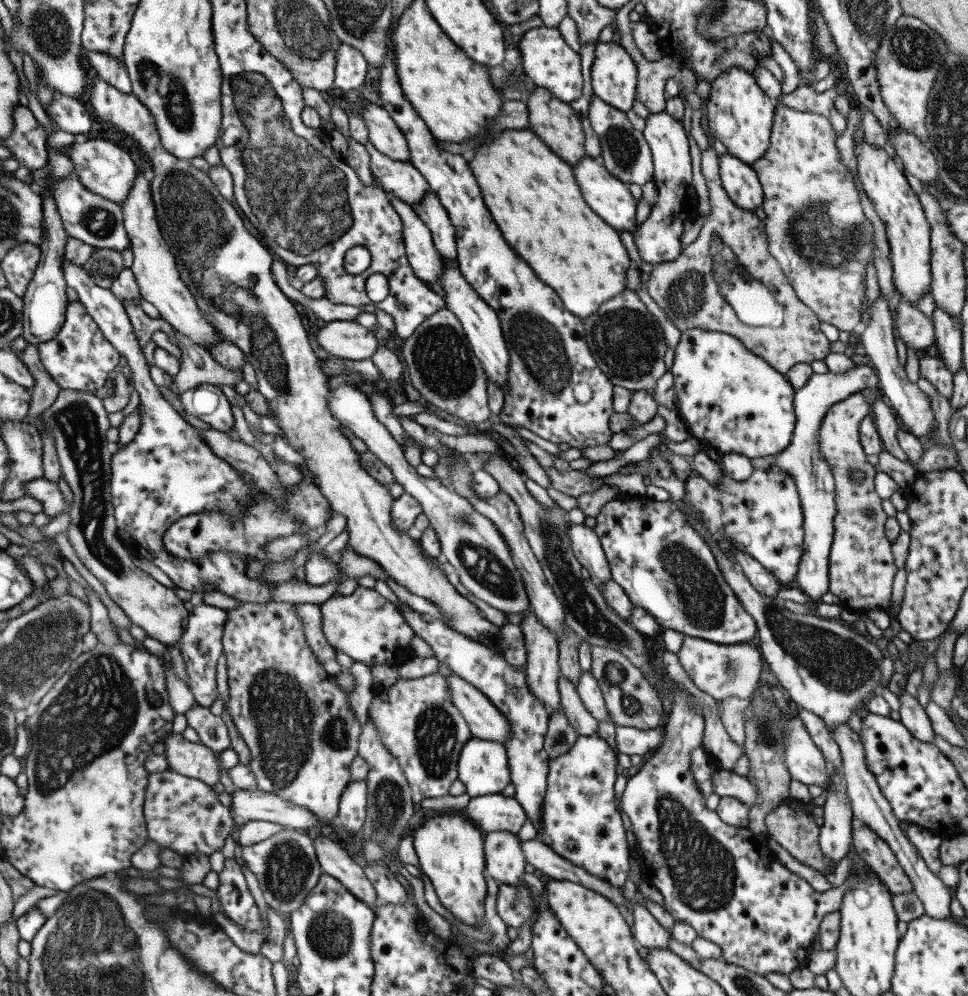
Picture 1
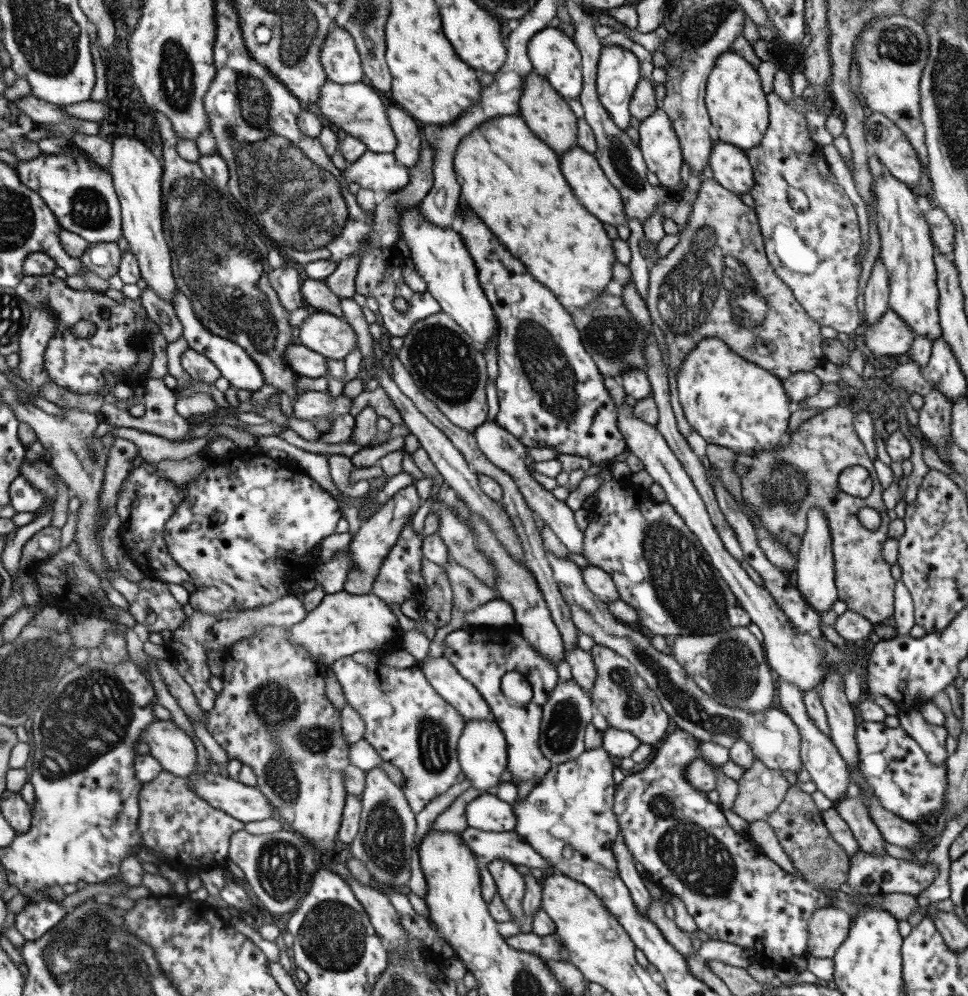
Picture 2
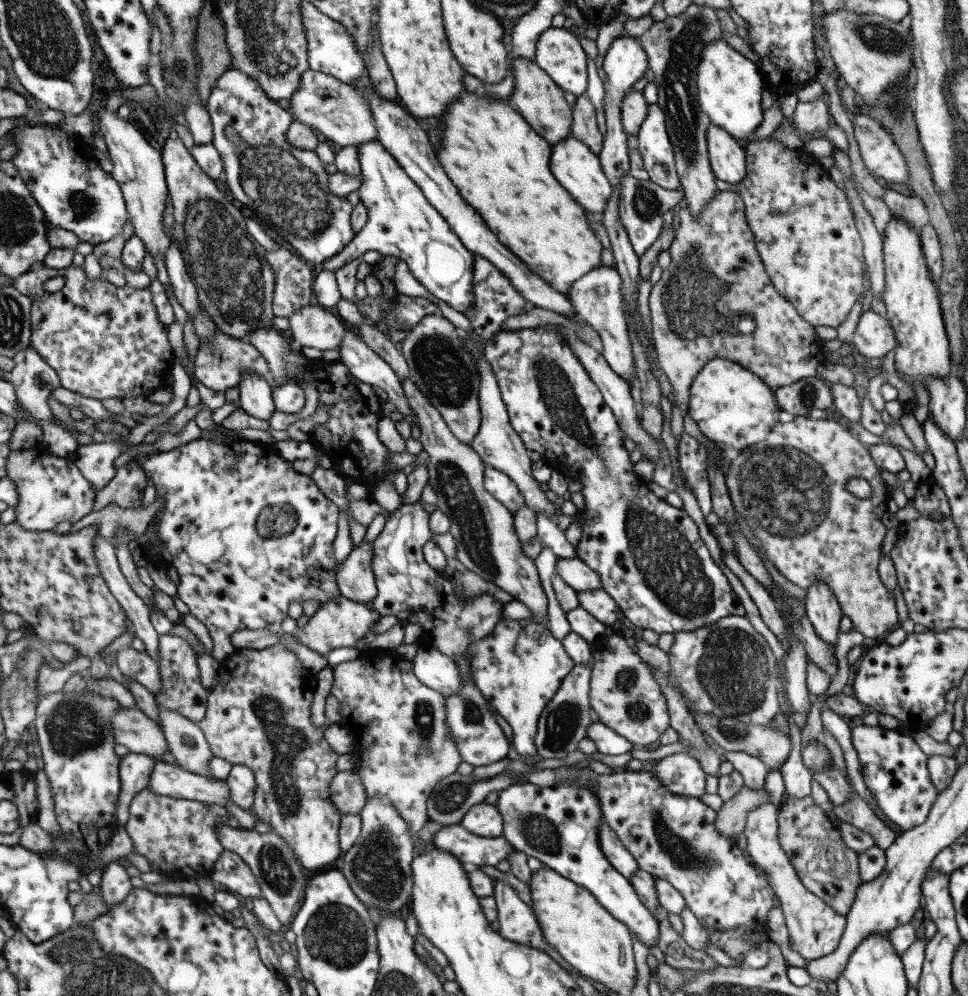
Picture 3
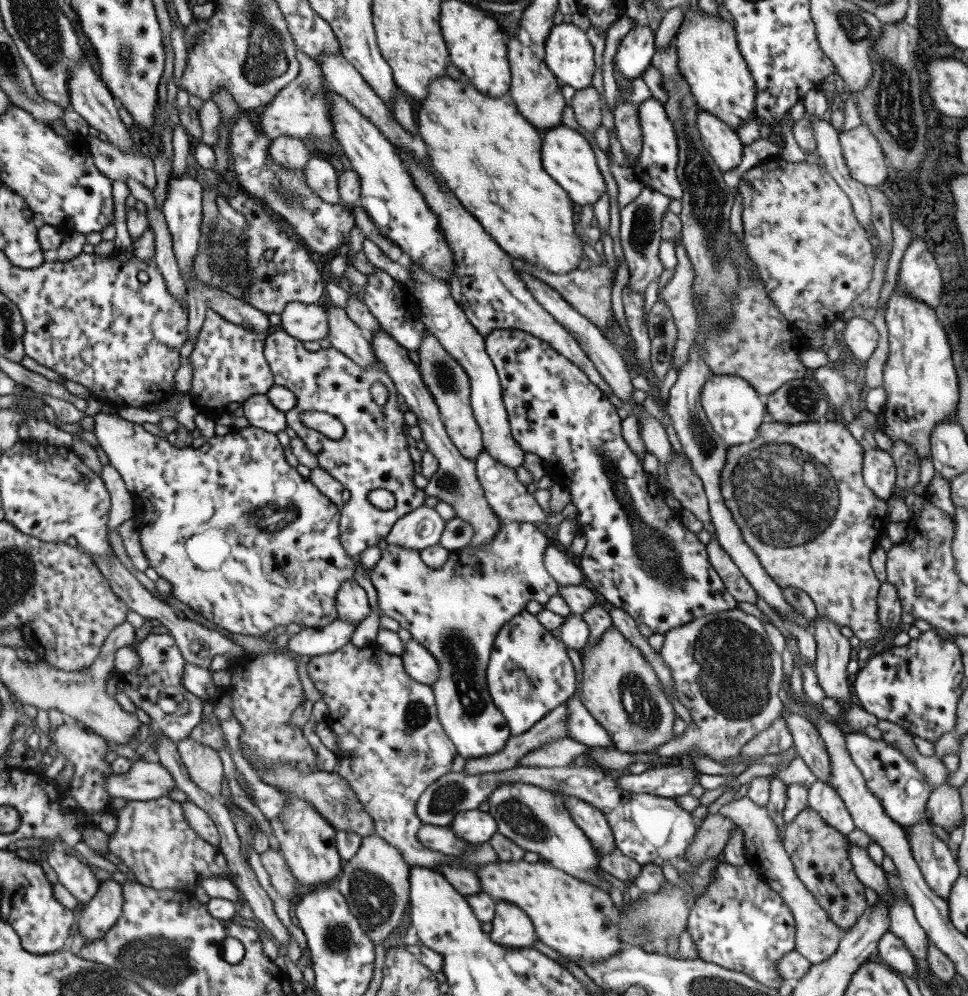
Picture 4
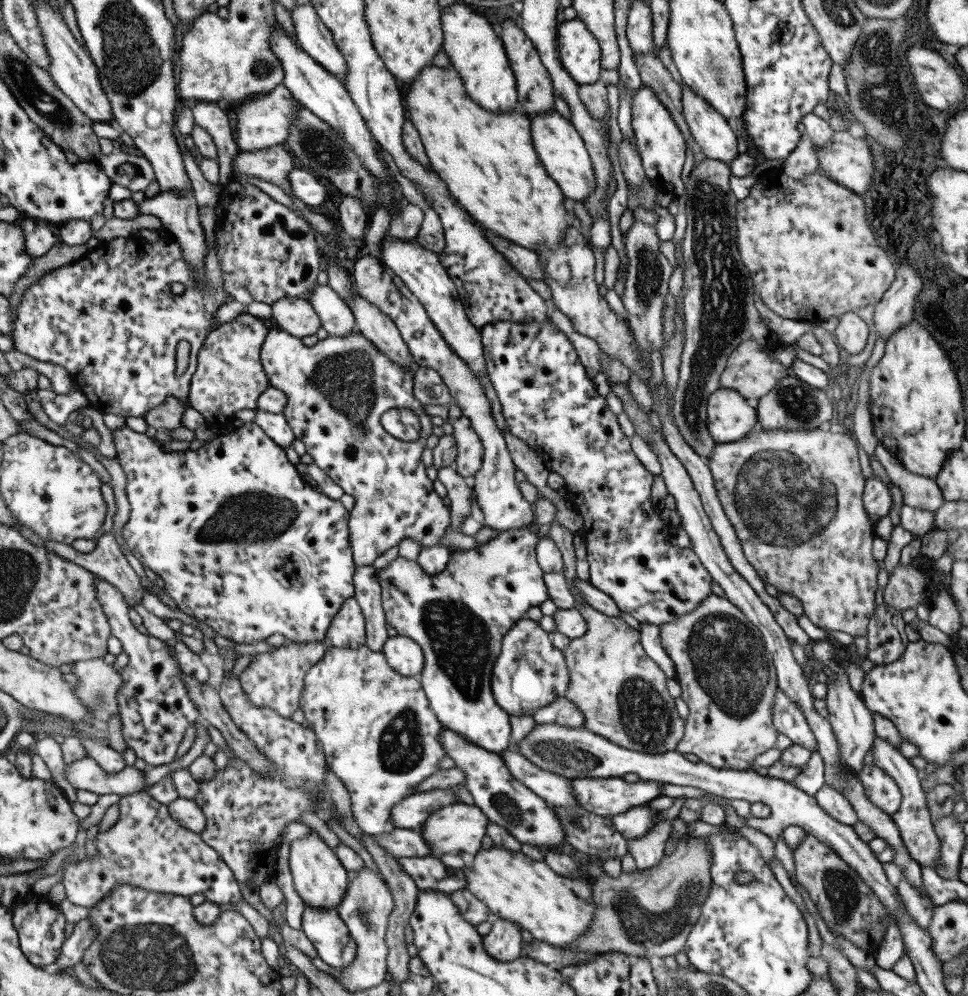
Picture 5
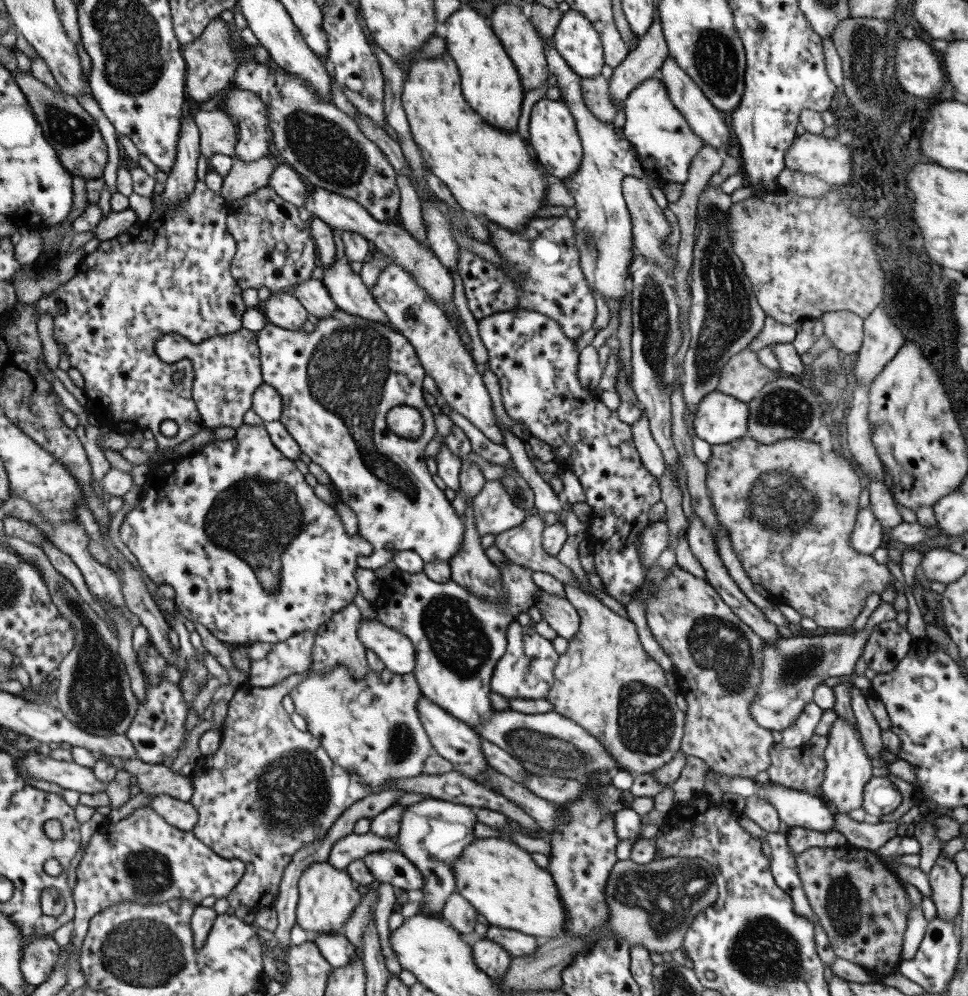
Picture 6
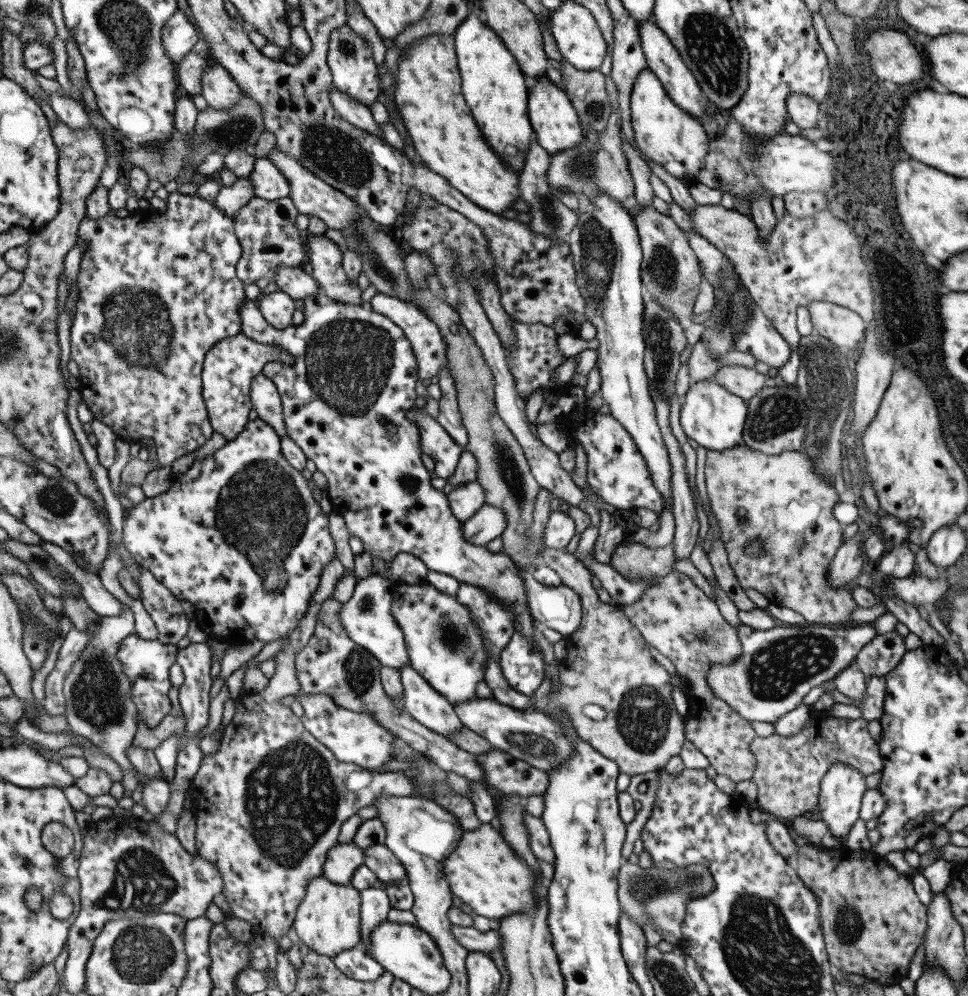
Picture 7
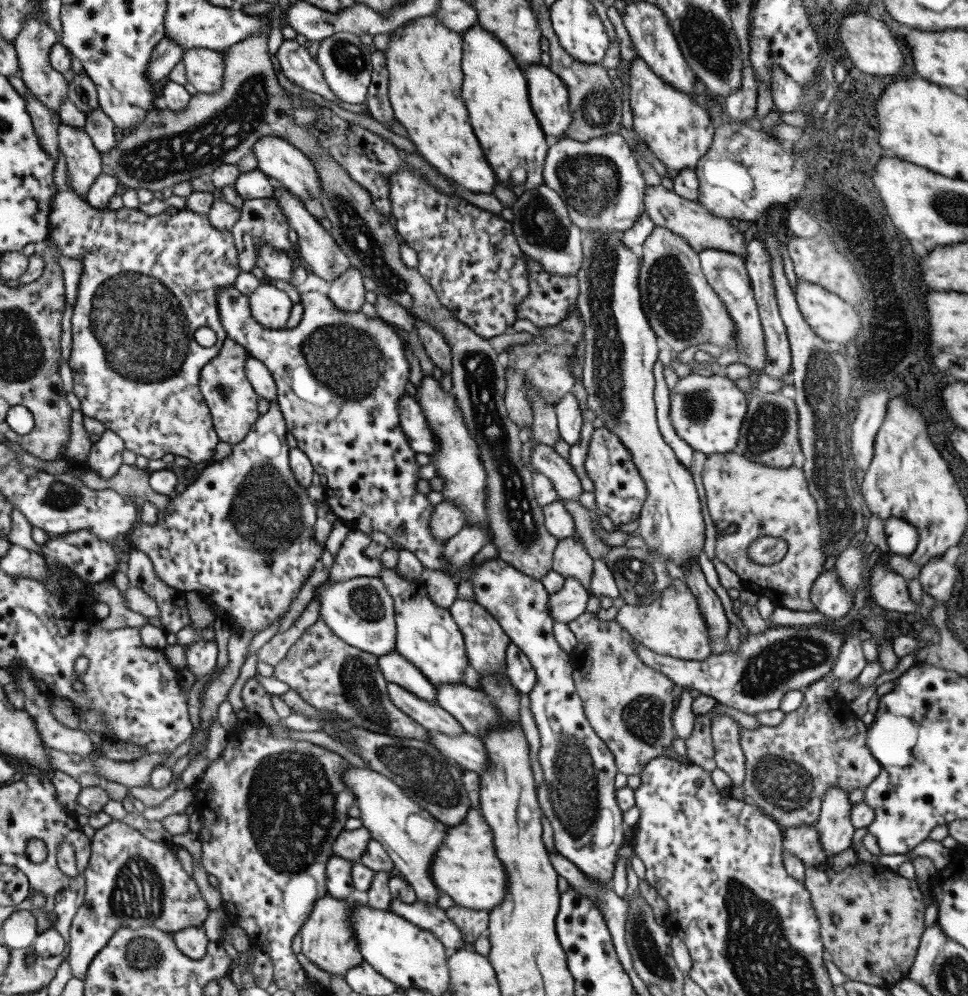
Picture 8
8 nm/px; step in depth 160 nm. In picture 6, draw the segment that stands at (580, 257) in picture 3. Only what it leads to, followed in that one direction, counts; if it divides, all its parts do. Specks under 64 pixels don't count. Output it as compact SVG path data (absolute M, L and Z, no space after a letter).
M449 54L431 59L415 60L400 92L400 102L406 115L413 142L419 149L424 166L439 178L457 204L475 216L485 215L491 222L510 231L520 231L527 221L535 218L535 210L544 204L549 177L536 162L531 146L527 146L518 132L503 132L487 126L481 118L465 104L460 93L460 77Z

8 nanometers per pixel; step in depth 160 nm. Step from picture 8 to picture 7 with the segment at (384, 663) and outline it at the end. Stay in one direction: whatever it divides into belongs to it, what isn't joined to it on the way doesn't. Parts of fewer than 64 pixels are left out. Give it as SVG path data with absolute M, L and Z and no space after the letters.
M401 666L398 672L403 689L403 710L430 731L452 742L452 734L462 725L452 704L409 666Z

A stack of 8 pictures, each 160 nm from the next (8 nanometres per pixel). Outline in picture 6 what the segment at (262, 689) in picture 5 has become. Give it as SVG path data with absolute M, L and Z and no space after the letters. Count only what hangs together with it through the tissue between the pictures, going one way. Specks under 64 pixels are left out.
M300 632L283 642L270 645L269 653L262 660L249 660L249 676L246 684L268 689L282 685L284 678L308 673L311 668L311 650L314 634Z

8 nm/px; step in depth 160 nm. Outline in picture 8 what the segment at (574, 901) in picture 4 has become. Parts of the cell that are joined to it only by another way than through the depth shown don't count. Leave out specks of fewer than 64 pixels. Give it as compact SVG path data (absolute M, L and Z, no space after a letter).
M469 807L465 818L454 825L447 825L445 838L431 859L429 872L433 884L455 905L489 912L501 902L506 891L506 874L496 857L489 825L478 809Z

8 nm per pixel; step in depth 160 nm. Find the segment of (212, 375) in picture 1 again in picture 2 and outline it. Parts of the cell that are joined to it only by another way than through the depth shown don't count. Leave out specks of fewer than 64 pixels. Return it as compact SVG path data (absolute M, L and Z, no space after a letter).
M144 287L140 291L140 303L145 309L146 317L153 321L165 340L173 342L179 335L182 334L181 323L175 317L171 303L157 296L157 293L152 291L152 288Z

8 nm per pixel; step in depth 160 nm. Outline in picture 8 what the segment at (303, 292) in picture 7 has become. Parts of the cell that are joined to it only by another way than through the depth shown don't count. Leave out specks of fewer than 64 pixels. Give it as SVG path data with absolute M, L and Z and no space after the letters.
M261 245L258 248L254 266L261 268L265 281L270 283L276 280L288 282L293 270L292 257L269 245Z

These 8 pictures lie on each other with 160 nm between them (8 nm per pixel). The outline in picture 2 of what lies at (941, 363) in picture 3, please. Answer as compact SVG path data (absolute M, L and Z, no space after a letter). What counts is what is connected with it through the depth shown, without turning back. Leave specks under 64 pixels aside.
M882 166L881 176L872 178L874 208L877 220L877 234L879 236L878 258L883 263L888 276L888 305L904 323L914 336L926 336L930 341L941 336L938 324L938 290L936 287L936 270L932 259L934 248L929 238L929 229L924 214L921 212L921 203L910 192L910 187L897 181Z

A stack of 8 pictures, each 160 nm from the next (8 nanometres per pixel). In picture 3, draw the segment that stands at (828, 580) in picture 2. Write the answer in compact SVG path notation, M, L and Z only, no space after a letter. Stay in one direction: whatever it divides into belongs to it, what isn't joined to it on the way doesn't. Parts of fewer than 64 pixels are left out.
M821 581L813 583L805 592L804 614L809 619L817 636L826 644L836 648L839 620L841 620L842 612L835 595Z

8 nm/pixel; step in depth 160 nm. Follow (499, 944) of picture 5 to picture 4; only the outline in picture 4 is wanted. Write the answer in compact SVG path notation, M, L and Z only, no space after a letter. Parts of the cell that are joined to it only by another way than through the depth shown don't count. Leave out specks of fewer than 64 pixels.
M497 900L494 903L494 915L490 920L491 930L489 938L495 943L506 948L532 947L533 942L538 940L535 936L529 917L518 907L504 900Z

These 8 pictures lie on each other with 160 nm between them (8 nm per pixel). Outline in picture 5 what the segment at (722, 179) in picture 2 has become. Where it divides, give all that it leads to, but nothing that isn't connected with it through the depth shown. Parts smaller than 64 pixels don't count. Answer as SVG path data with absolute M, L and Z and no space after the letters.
M687 86L680 89L680 104L684 123L688 126L691 136L695 139L702 153L711 160L729 163L737 156L736 136L727 125L727 120L721 117L701 95L695 94Z

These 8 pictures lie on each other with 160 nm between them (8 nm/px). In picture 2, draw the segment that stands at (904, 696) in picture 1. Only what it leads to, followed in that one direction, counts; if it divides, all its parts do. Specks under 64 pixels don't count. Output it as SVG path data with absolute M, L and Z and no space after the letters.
M911 710L897 714L900 727L924 750L929 762L941 764L948 757L944 749L947 731L943 726L927 723L919 710Z

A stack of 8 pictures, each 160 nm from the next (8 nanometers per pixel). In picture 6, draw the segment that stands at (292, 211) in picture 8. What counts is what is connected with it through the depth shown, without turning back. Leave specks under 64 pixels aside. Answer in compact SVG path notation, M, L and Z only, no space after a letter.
M333 261L328 267L321 267L320 281L337 309L344 310L345 314L351 316L359 316L363 320L389 326L384 312L377 306L370 291L361 283L359 274L349 269L348 263L339 264Z

